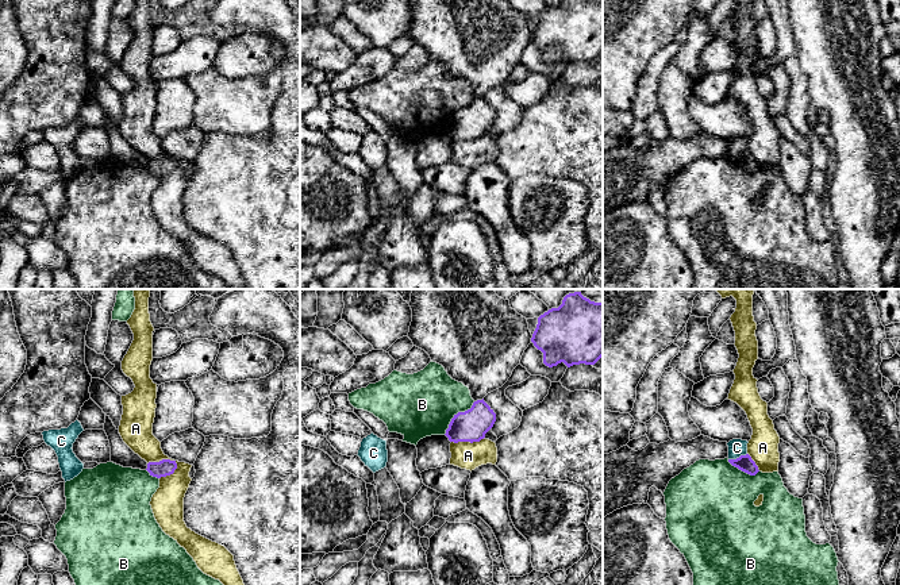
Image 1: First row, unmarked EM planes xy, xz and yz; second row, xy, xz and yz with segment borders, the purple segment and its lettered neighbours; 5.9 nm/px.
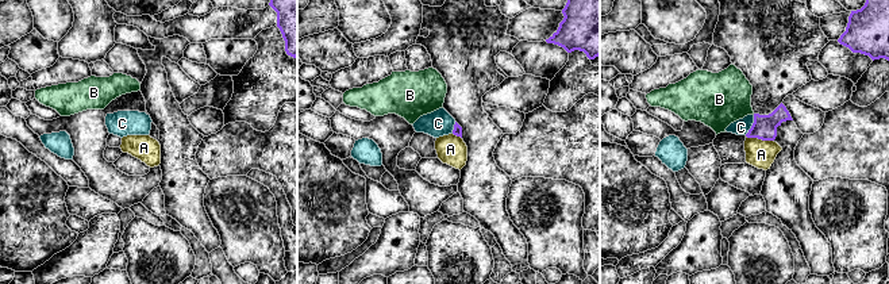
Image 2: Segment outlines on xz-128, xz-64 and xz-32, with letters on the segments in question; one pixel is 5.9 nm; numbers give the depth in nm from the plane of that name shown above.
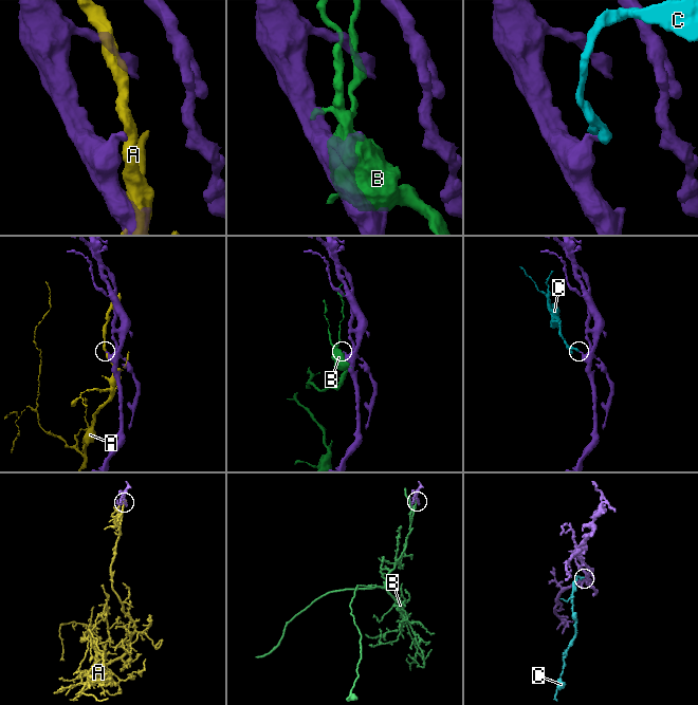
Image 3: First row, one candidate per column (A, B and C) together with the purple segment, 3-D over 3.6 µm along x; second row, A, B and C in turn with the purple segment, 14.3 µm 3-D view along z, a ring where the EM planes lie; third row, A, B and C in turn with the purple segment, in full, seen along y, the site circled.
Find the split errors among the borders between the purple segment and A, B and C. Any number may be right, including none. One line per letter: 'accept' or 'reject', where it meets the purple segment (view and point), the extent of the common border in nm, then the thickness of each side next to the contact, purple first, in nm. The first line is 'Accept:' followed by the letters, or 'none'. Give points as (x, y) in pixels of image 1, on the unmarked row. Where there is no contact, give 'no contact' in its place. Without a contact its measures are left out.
Accept: none
A: reject | xy (164, 157) | 190 nm | 100/200 nm
B: reject | xz (456, 112) | 280 nm | 190/380 nm
C: reject | yz (737, 156) | 120 nm | 90/110 nm

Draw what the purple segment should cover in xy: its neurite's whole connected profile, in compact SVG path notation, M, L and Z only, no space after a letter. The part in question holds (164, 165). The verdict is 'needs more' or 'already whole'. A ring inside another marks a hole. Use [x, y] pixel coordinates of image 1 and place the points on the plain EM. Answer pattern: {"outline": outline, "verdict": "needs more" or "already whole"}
{"outline": "M162 157L159 159L149 159L146 168L150 170L150 173L161 176L173 172L176 166L176 158Z", "verdict": "already whole"}

